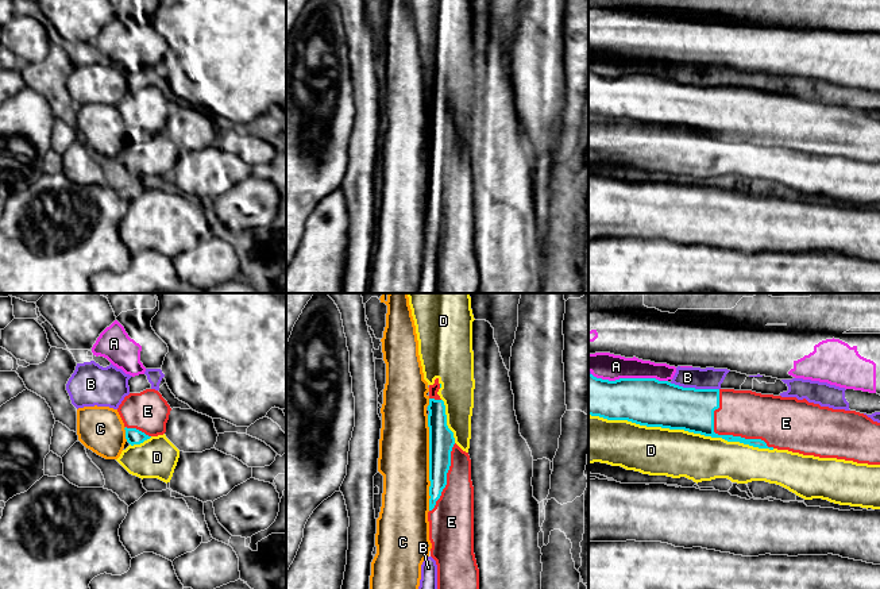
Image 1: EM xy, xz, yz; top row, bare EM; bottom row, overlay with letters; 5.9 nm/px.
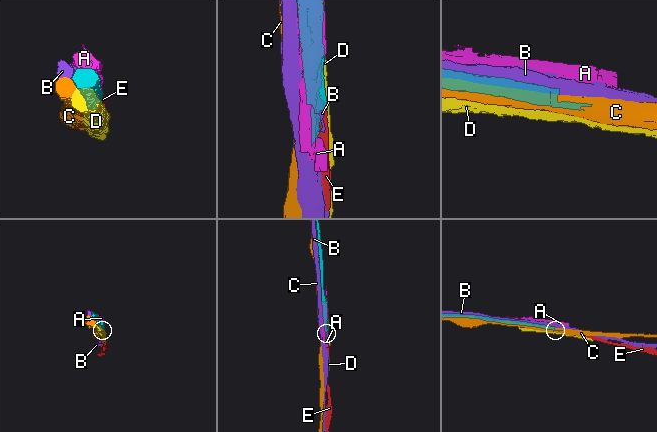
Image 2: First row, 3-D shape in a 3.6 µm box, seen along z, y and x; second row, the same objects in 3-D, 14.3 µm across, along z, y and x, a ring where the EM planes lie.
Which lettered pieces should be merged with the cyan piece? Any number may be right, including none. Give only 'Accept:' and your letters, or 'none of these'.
Accept: E

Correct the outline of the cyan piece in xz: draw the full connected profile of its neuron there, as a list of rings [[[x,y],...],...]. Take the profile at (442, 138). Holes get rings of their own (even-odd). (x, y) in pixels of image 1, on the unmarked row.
[[[439,76],[429,82],[429,238],[431,254],[437,262],[439,293],[479,293],[479,266],[474,251],[474,184],[471,157],[453,135],[447,123],[444,99],[437,92]]]

